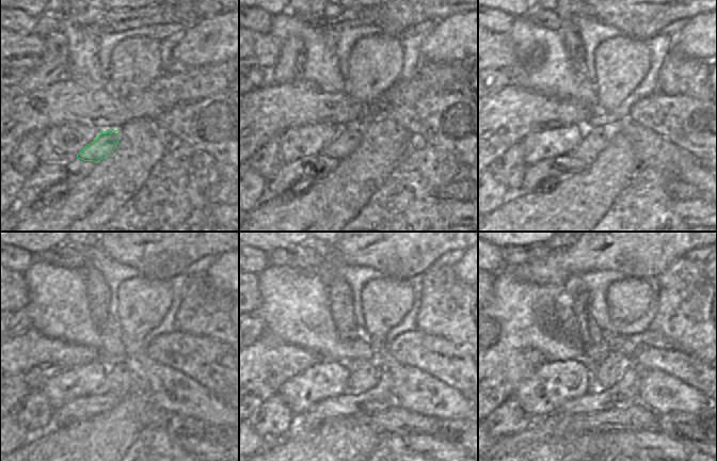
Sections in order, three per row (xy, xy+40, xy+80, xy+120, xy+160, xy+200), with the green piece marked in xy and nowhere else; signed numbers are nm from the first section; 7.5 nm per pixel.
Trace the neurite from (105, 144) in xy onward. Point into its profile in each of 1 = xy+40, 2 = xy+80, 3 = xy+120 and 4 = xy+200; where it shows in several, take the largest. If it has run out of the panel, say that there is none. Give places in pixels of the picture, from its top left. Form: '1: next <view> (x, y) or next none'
1: next xy+40 (347, 141)
2: next xy+80 (595, 138)
3: next xy+120 (120, 379)
4: next xy+200 (612, 368)

